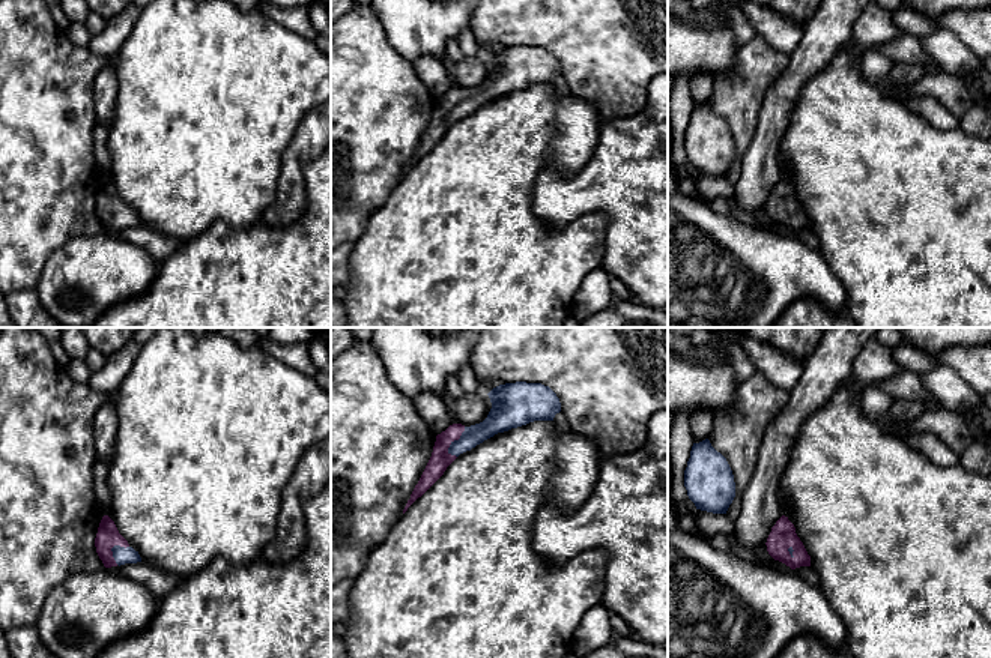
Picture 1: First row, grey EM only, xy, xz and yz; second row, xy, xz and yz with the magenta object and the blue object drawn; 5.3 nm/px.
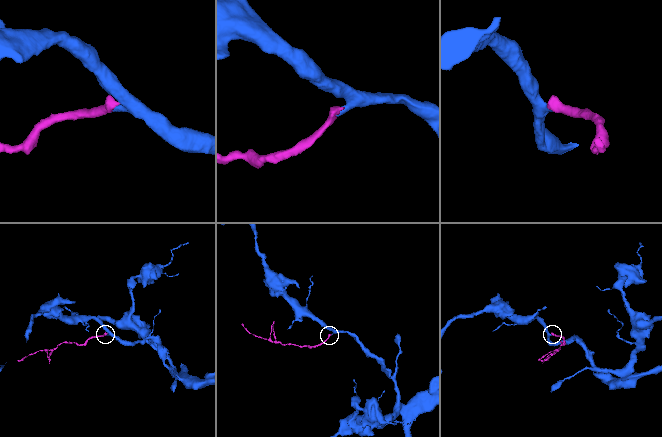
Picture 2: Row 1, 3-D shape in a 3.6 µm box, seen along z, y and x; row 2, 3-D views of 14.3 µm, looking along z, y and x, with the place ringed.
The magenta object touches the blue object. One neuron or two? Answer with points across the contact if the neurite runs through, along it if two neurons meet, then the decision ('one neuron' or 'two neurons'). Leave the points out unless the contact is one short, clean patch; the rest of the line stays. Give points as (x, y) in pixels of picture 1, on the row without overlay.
runs through xz (439, 123), (454, 102), (477, 98), (497, 84); one neuron

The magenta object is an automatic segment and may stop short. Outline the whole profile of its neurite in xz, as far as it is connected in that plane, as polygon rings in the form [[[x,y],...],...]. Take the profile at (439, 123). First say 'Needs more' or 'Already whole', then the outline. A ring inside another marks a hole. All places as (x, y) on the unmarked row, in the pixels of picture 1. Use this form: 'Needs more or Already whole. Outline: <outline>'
Needs more. Outline: [[[526,45],[505,47],[493,51],[487,59],[490,62],[492,72],[483,86],[471,90],[453,87],[445,95],[436,99],[432,120],[411,158],[411,162],[406,167],[403,177],[444,138],[447,131],[460,117],[471,114],[472,111],[493,101],[498,96],[504,96],[534,84],[553,84],[555,78],[561,75],[561,66],[556,57],[549,50],[544,50],[541,47],[526,47]]]

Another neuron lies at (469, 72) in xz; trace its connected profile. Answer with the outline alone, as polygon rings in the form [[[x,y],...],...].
[[[486,56],[465,57],[451,63],[450,80],[454,86],[471,90],[483,86],[492,72],[490,62]]]

